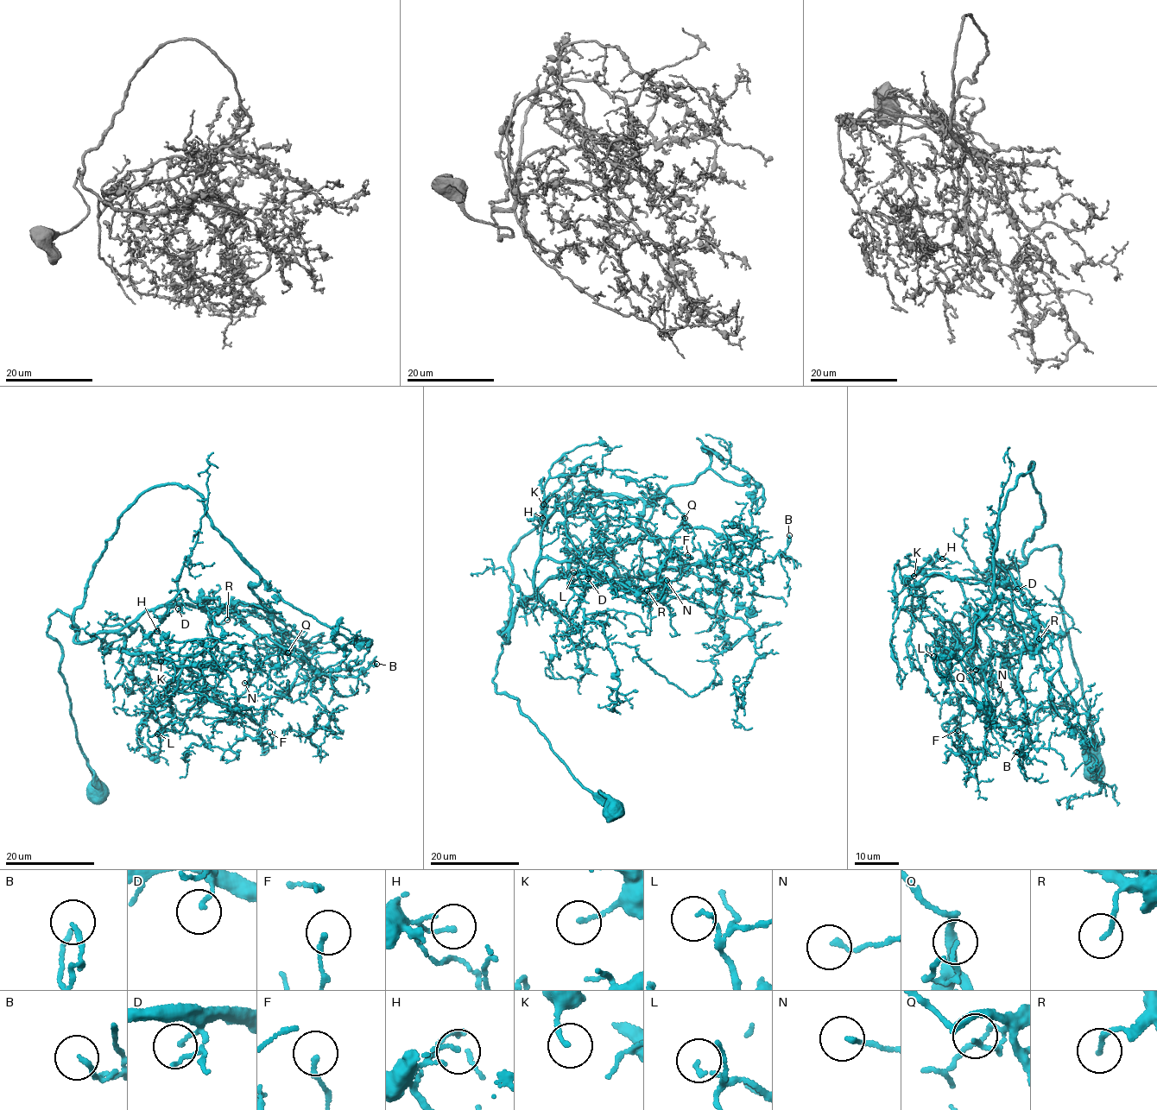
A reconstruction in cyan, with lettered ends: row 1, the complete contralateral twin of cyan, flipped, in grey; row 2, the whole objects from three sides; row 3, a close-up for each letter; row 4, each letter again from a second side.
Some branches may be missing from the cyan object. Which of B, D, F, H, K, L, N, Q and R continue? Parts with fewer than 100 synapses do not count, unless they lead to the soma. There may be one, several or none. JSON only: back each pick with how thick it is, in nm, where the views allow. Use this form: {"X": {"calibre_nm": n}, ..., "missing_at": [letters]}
{"Q": {"calibre_nm": 110}, "missing_at": ["Q"]}

